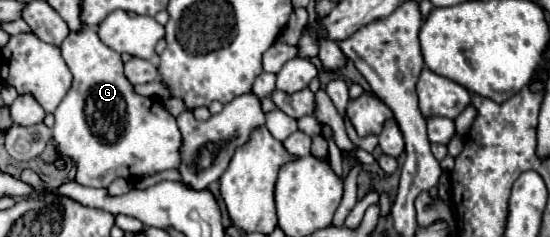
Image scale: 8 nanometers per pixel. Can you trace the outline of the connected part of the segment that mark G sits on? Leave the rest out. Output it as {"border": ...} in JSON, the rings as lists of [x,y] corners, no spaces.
{"border":[[[82,23],[80,31],[70,31],[60,51],[74,81],[54,111],[56,123],[52,135],[58,143],[60,157],[76,161],[76,181],[84,187],[108,187],[116,177],[132,177],[134,181],[164,169],[176,169],[182,141],[176,119],[161,102],[134,91],[122,71],[120,53],[106,47],[86,23]]]}

